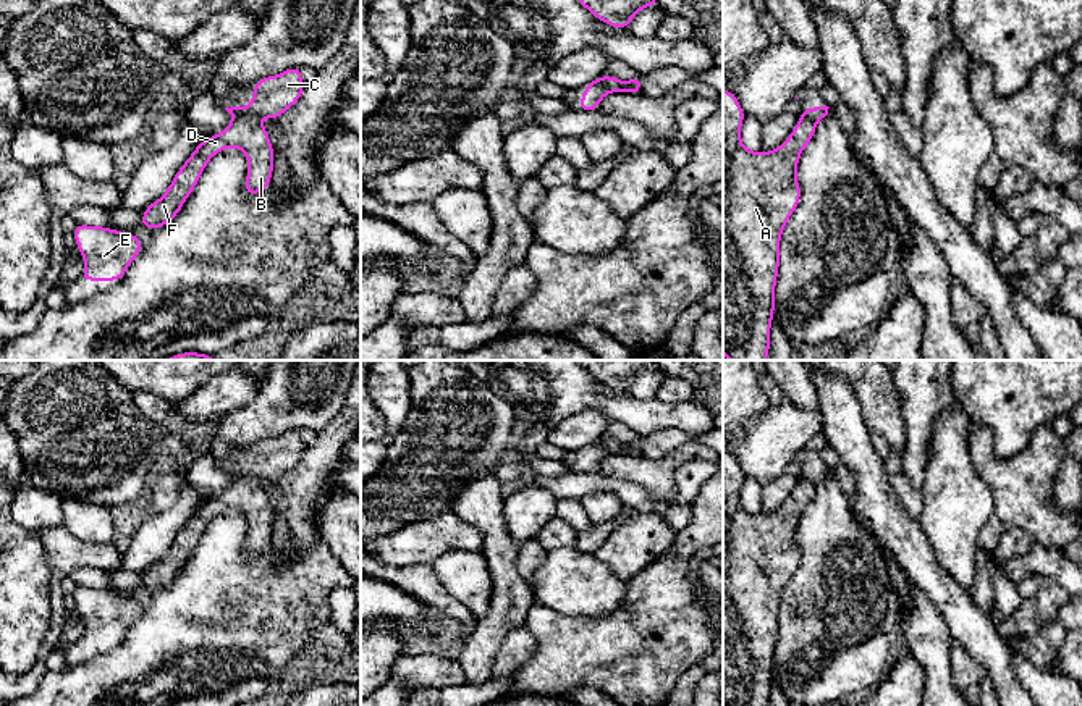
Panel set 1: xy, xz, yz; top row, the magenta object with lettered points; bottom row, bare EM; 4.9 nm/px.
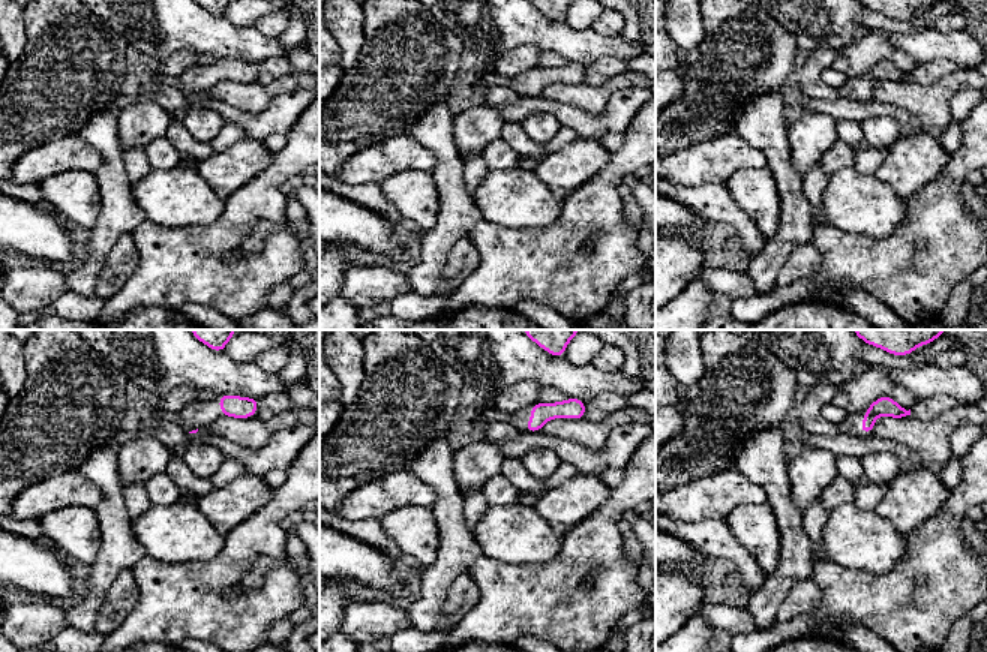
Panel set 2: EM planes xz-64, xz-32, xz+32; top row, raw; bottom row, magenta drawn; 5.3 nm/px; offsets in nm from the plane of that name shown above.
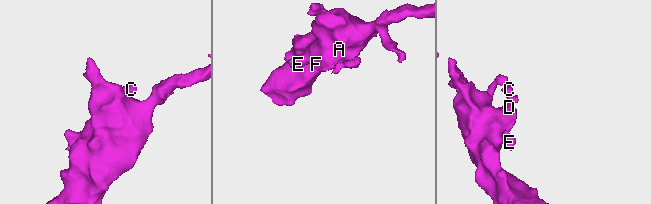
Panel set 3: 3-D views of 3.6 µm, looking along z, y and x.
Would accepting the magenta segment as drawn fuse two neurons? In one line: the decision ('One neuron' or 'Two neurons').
Two neurons

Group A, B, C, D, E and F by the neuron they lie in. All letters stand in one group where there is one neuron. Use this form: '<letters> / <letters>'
A B D E F / C

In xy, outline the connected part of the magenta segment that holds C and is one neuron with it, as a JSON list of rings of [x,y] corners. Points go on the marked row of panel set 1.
[[[291,66],[281,74],[265,76],[254,82],[252,105],[225,108],[233,118],[251,115],[278,120],[304,92],[301,66]]]

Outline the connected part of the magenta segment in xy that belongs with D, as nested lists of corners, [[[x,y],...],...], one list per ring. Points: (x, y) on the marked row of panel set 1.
[[[243,115],[235,118],[222,132],[199,142],[176,171],[167,192],[142,210],[139,226],[158,229],[170,223],[196,187],[209,160],[226,147],[238,147],[246,153],[249,165],[244,183],[246,195],[252,197],[270,186],[275,150],[268,132],[257,116]]]

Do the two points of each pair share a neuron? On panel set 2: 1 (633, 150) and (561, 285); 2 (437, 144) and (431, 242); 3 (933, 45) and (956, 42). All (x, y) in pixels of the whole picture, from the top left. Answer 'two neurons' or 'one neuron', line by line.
1: one neuron
2: one neuron
3: one neuron

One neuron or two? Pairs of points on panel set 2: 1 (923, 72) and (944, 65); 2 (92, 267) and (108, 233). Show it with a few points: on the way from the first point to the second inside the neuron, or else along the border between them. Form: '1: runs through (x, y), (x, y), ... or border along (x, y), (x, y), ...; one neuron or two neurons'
1: runs through (927, 72), (939, 68); one neuron
2: runs through (95, 258), (101, 242); one neuron

